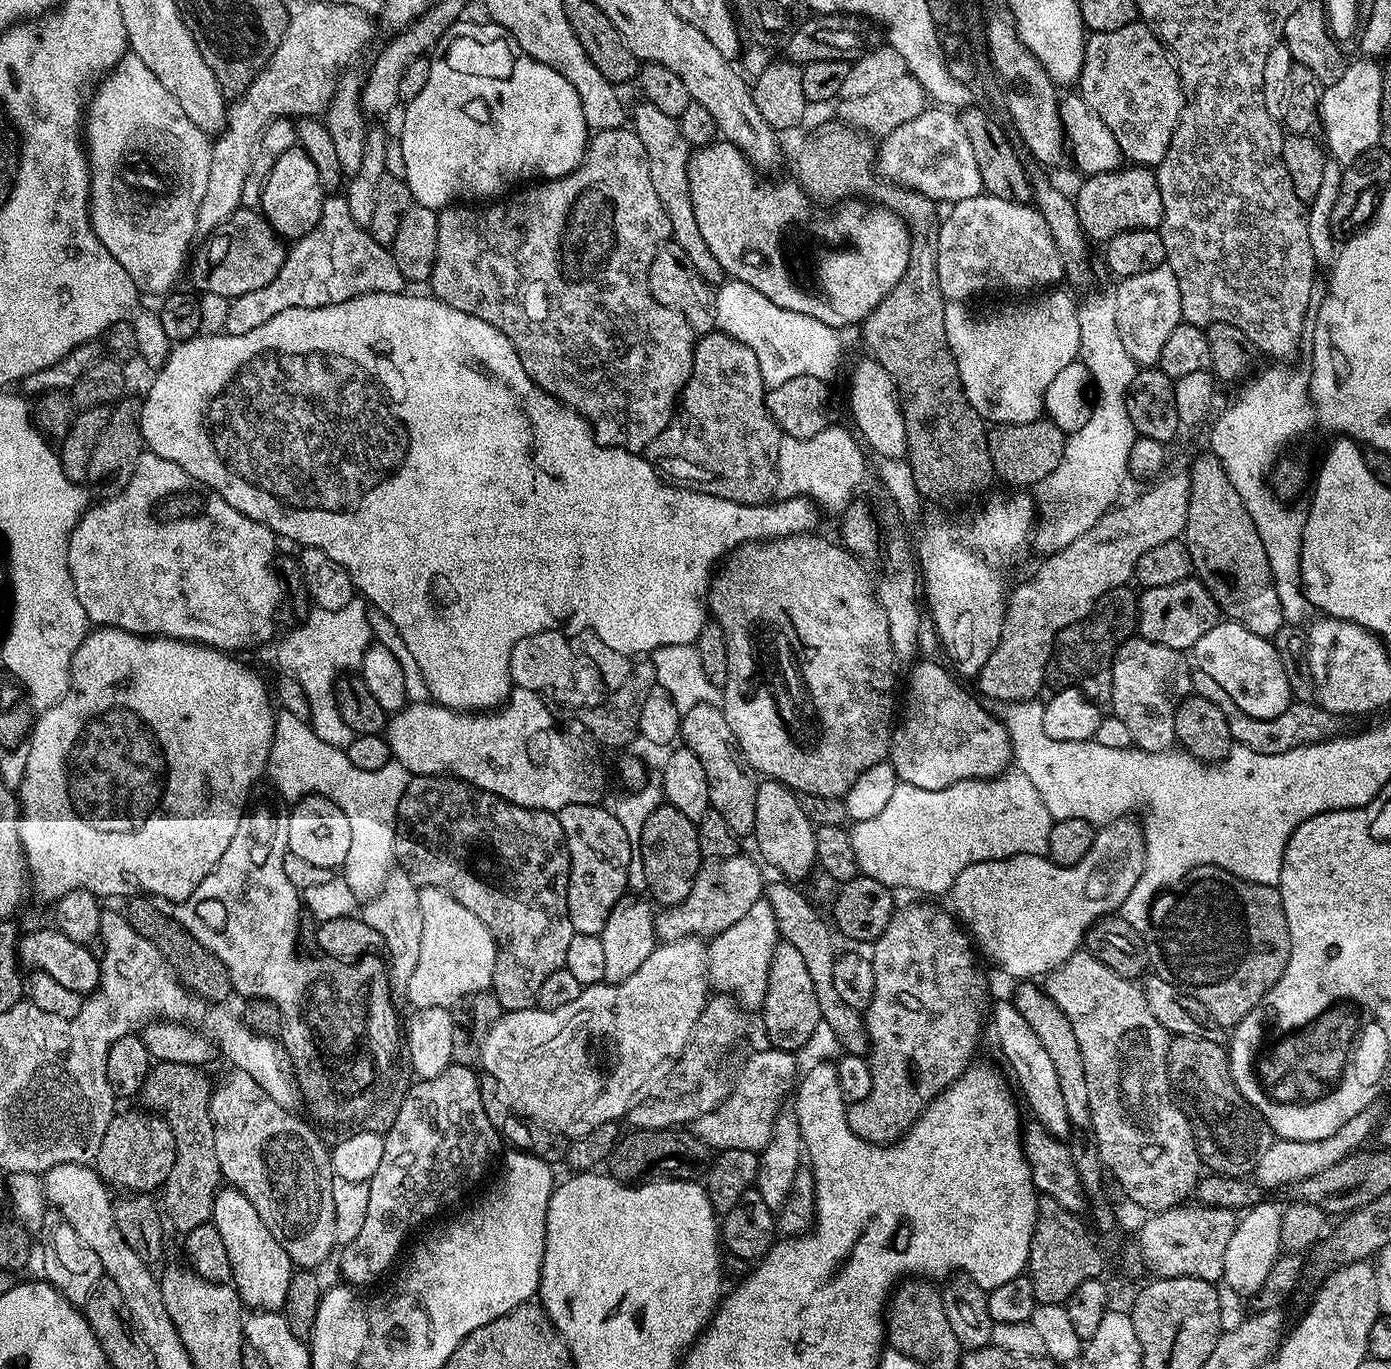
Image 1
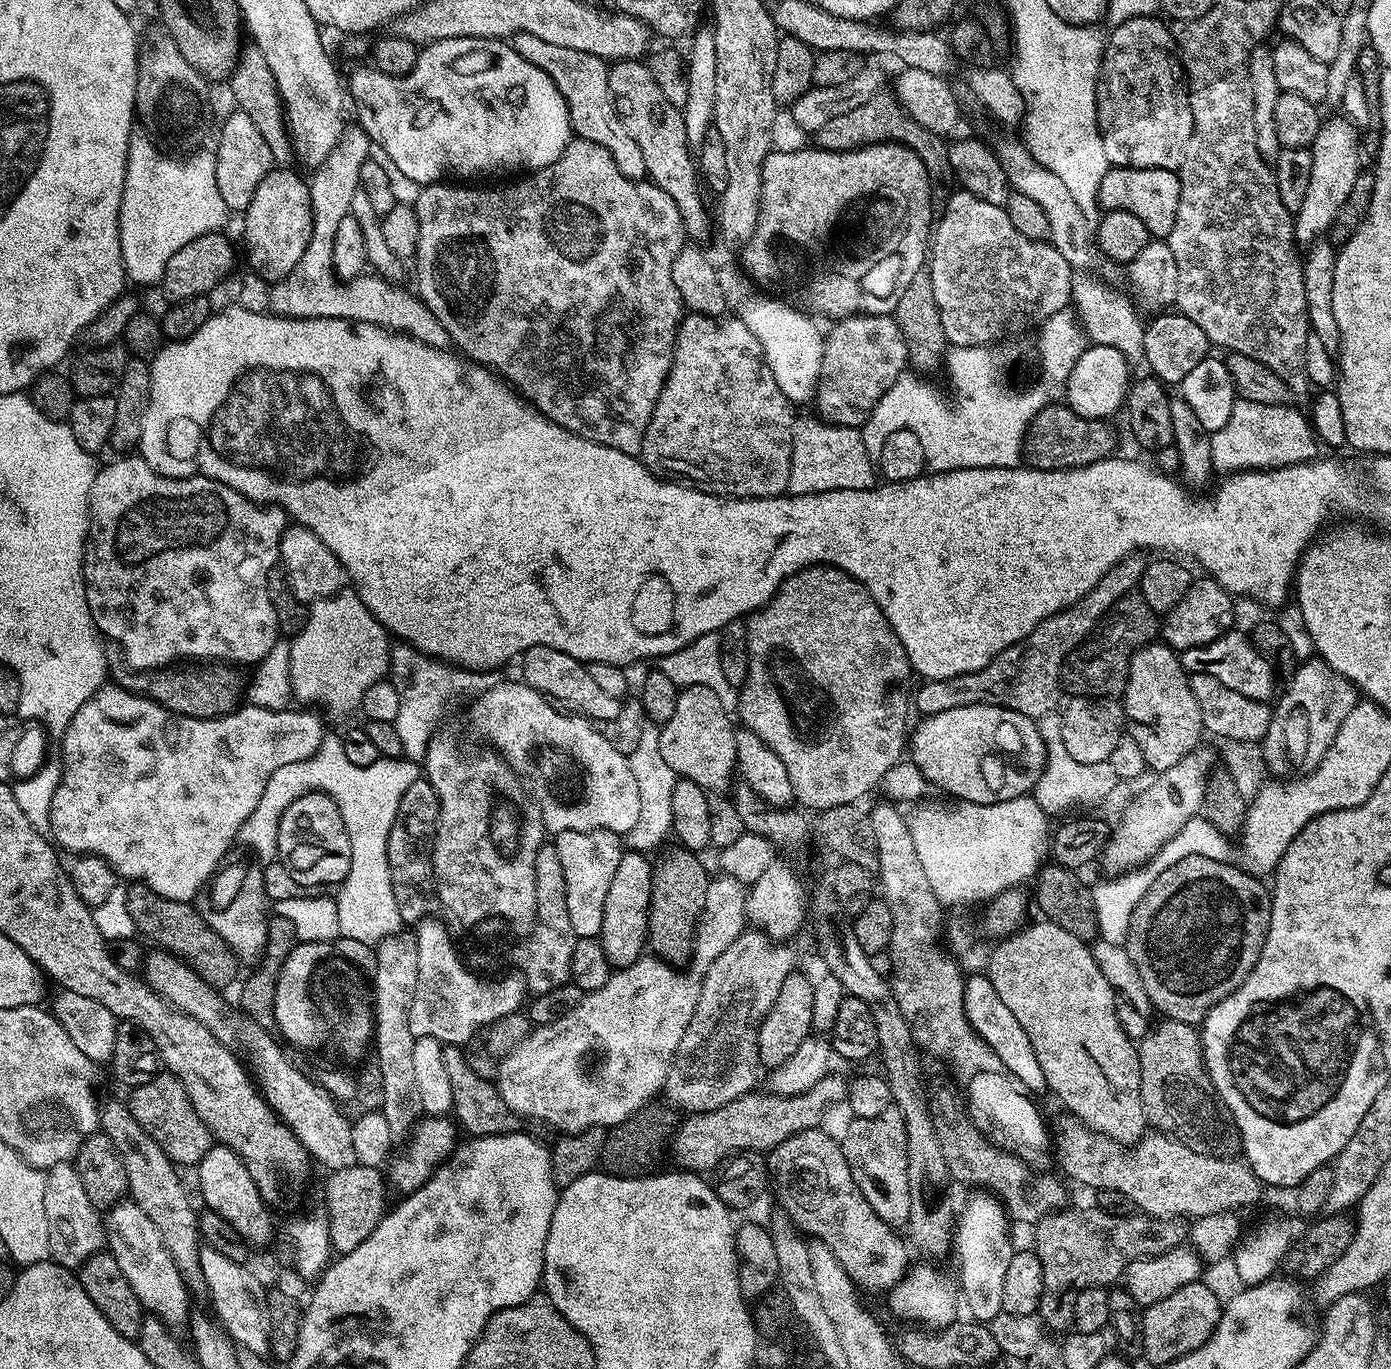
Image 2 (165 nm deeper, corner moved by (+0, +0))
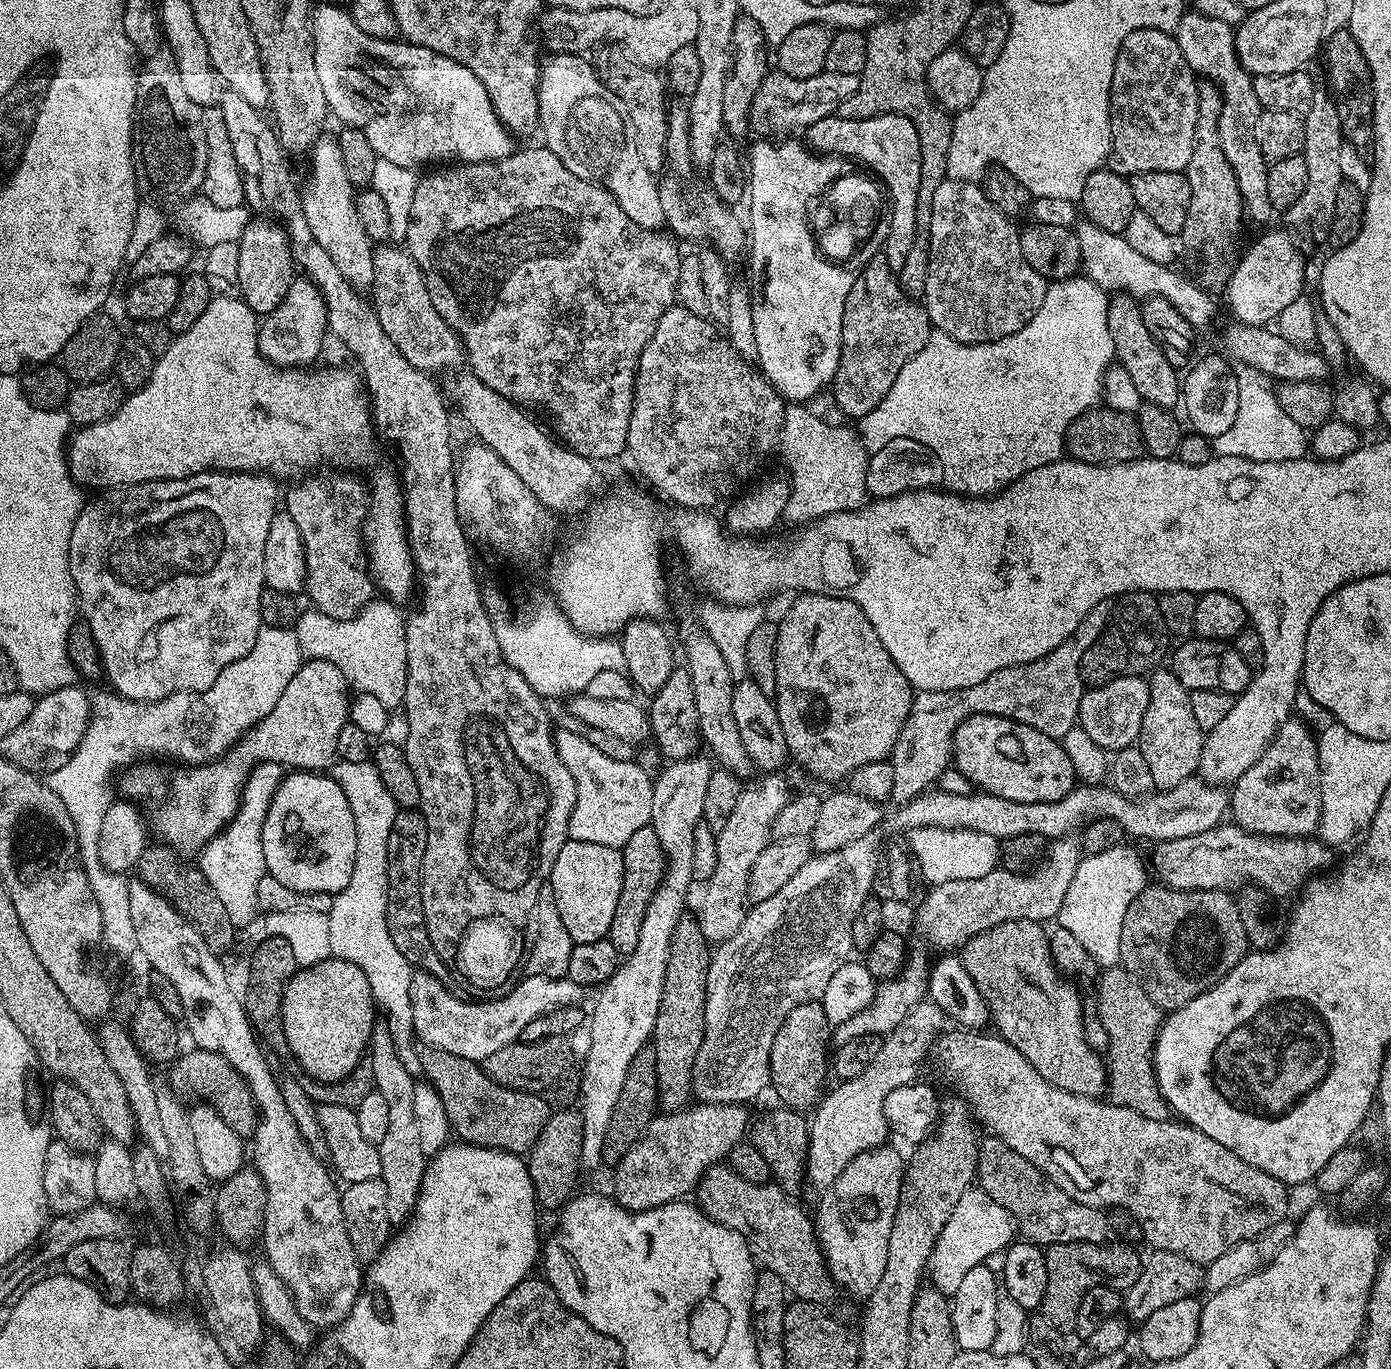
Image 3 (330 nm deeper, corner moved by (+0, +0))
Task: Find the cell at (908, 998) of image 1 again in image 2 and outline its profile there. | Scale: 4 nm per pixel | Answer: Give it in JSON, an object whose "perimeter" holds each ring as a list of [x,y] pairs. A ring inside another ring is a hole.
{"perimeter":[[[893,1106],[882,1110],[878,1118],[852,1118],[849,1119],[848,1129],[842,1135],[844,1157],[852,1171],[854,1182],[882,1222],[893,1226],[904,1226],[908,1223],[910,1214],[910,1182],[908,1181],[908,1131],[906,1122],[899,1110]]]}

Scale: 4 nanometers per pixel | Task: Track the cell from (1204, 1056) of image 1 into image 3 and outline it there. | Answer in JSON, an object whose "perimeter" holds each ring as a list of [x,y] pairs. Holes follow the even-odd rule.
{"perimeter":[[[1122,966],[1105,968],[1099,973],[1095,985],[1096,1004],[1100,1007],[1100,1024],[1108,1035],[1106,1067],[1110,1077],[1111,1103],[1121,1104],[1146,1118],[1169,1119],[1168,1103],[1156,1085],[1156,1071],[1152,1068],[1152,1051],[1156,1048],[1156,1035],[1160,1033],[1162,1009],[1142,990],[1140,983]]]}

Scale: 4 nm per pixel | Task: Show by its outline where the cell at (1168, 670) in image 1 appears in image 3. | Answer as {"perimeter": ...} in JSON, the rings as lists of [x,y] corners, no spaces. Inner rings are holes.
{"perimeter":[[[1157,667],[1147,681],[1150,706],[1146,706],[1146,714],[1142,717],[1138,746],[1150,766],[1156,788],[1163,790],[1178,786],[1178,782],[1186,782],[1186,778],[1197,775],[1206,733],[1194,718],[1188,689],[1178,682],[1178,678],[1167,667]]]}

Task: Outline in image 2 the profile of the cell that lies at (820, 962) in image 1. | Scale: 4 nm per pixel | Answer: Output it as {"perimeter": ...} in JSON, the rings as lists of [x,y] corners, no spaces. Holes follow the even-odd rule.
{"perimeter":[[[944,1088],[937,1092],[936,1100],[929,1103],[929,1112],[934,1122],[934,1132],[938,1137],[942,1156],[946,1161],[949,1177],[956,1183],[968,1184],[988,1191],[1005,1206],[1005,1212],[1013,1221],[1030,1225],[1048,1214],[1061,1211],[1066,1205],[1066,1190],[1063,1184],[1050,1172],[1035,1172],[1016,1153],[999,1148],[988,1135],[981,1131],[972,1119],[965,1099]]]}

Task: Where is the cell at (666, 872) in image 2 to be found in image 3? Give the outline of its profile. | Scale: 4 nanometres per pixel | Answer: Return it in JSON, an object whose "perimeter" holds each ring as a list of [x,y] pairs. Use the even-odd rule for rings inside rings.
{"perimeter":[[[691,915],[681,916],[670,938],[666,978],[662,982],[662,998],[654,1033],[658,1104],[669,1113],[689,1107],[693,1099],[692,1071],[694,1058],[698,1058],[698,1046],[702,1046],[704,1037],[709,959],[710,944],[704,939],[698,922]]]}

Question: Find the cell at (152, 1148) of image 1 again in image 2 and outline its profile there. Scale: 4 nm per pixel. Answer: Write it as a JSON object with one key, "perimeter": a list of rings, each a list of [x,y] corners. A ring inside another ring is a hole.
{"perimeter":[[[161,1071],[150,1078],[150,1082],[131,1089],[129,1096],[132,1097],[127,1097],[126,1103],[130,1114],[134,1114],[138,1126],[142,1126],[142,1130],[146,1130],[146,1134],[150,1134],[150,1138],[154,1138],[154,1142],[164,1148],[164,1153],[171,1158],[173,1164],[195,1166],[213,1148],[212,1131],[206,1122],[202,1122],[202,1118],[198,1118],[182,1082],[178,1082],[178,1078],[171,1072]]]}

